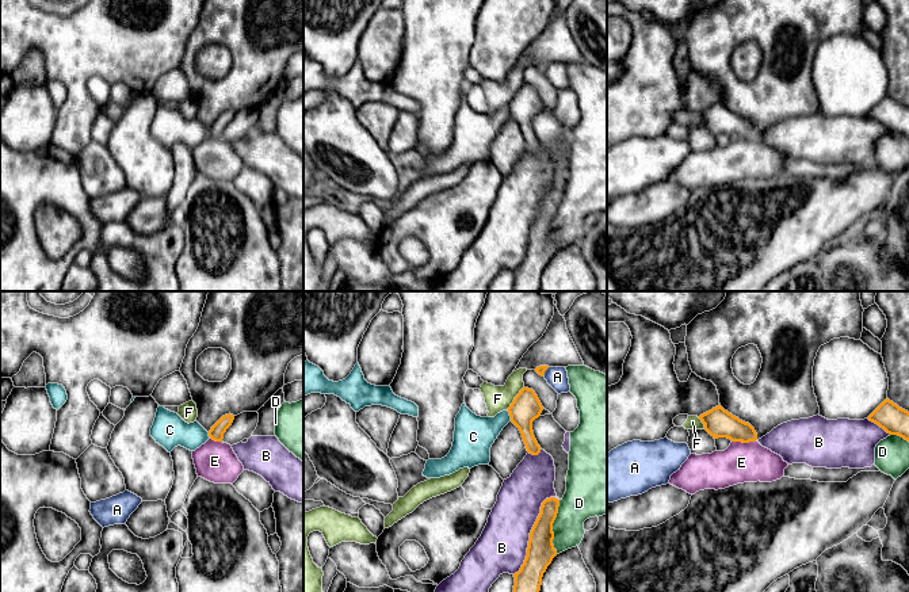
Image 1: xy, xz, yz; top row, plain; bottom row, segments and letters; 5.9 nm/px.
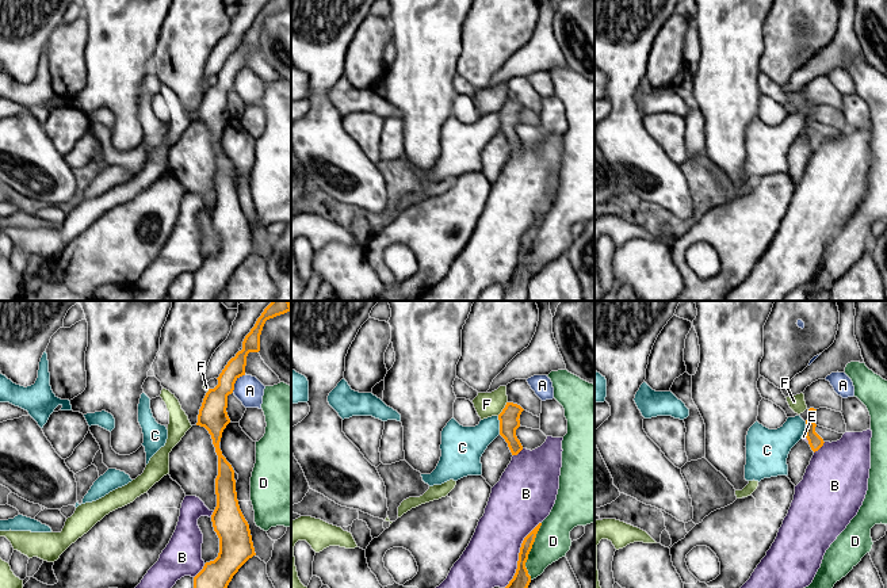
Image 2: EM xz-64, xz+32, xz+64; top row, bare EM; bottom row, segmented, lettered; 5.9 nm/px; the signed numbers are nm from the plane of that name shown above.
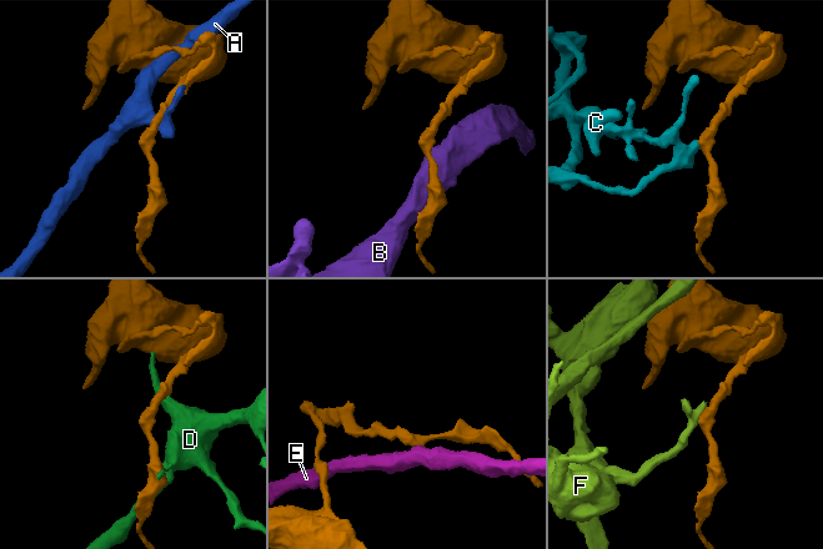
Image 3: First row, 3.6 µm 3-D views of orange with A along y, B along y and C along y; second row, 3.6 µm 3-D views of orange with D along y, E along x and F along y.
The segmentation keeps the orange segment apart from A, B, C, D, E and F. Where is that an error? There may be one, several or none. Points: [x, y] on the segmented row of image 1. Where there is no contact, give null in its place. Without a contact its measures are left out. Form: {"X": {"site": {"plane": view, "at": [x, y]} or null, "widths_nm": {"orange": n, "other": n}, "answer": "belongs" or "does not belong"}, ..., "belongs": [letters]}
{"A": {"site": {"plane": "xz", "at": [545, 370]}, "widths_nm": {"orange": 50, "other": 130}, "answer": "does not belong"}, "B": {"site": {"plane": "xz", "at": [531, 531]}, "widths_nm": {"orange": 160, "other": 300}, "answer": "does not belong"}, "C": {"site": {"plane": "xz", "at": [510, 415]}, "widths_nm": {"orange": 170, "other": 240}, "answer": "does not belong"}, "D": {"site": {"plane": "xz", "at": [552, 527]}, "widths_nm": {"orange": 160, "other": 220}, "answer": "does not belong"}, "E": {"site": {"plane": "yz", "at": [744, 442]}, "widths_nm": {"orange": 170, "other": 240}, "answer": "does not belong"}, "F": {"site": {"plane": "xz", "at": [515, 397]}, "widths_nm": {"orange": 170, "other": 160}, "answer": "does not belong"}, "belongs": []}

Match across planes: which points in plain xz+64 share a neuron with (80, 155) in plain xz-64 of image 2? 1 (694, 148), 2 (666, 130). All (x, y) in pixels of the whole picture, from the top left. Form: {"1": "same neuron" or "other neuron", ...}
{"1": "same neuron", "2": "other neuron"}

